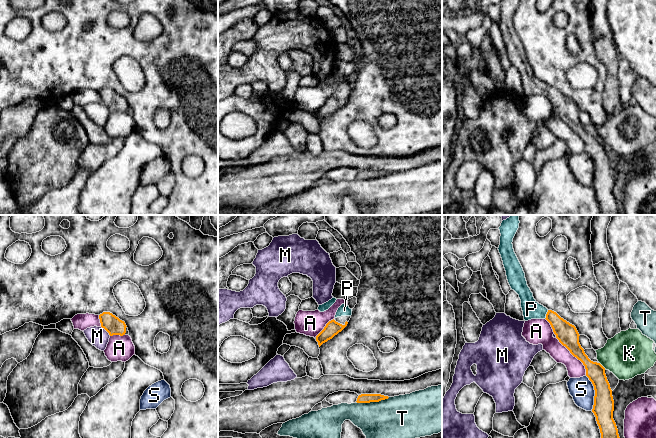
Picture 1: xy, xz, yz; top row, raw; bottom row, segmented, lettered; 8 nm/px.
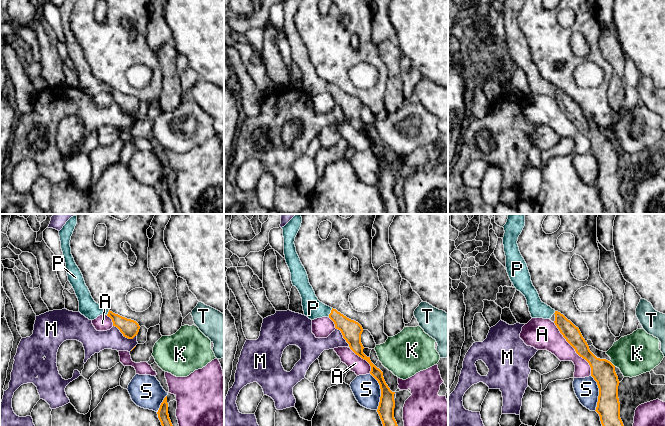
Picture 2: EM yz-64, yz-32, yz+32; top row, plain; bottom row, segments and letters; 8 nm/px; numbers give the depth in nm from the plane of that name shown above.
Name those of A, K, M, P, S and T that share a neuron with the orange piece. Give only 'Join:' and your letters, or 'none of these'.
Join: P

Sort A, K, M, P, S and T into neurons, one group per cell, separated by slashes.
A / K / M / P / S / T

